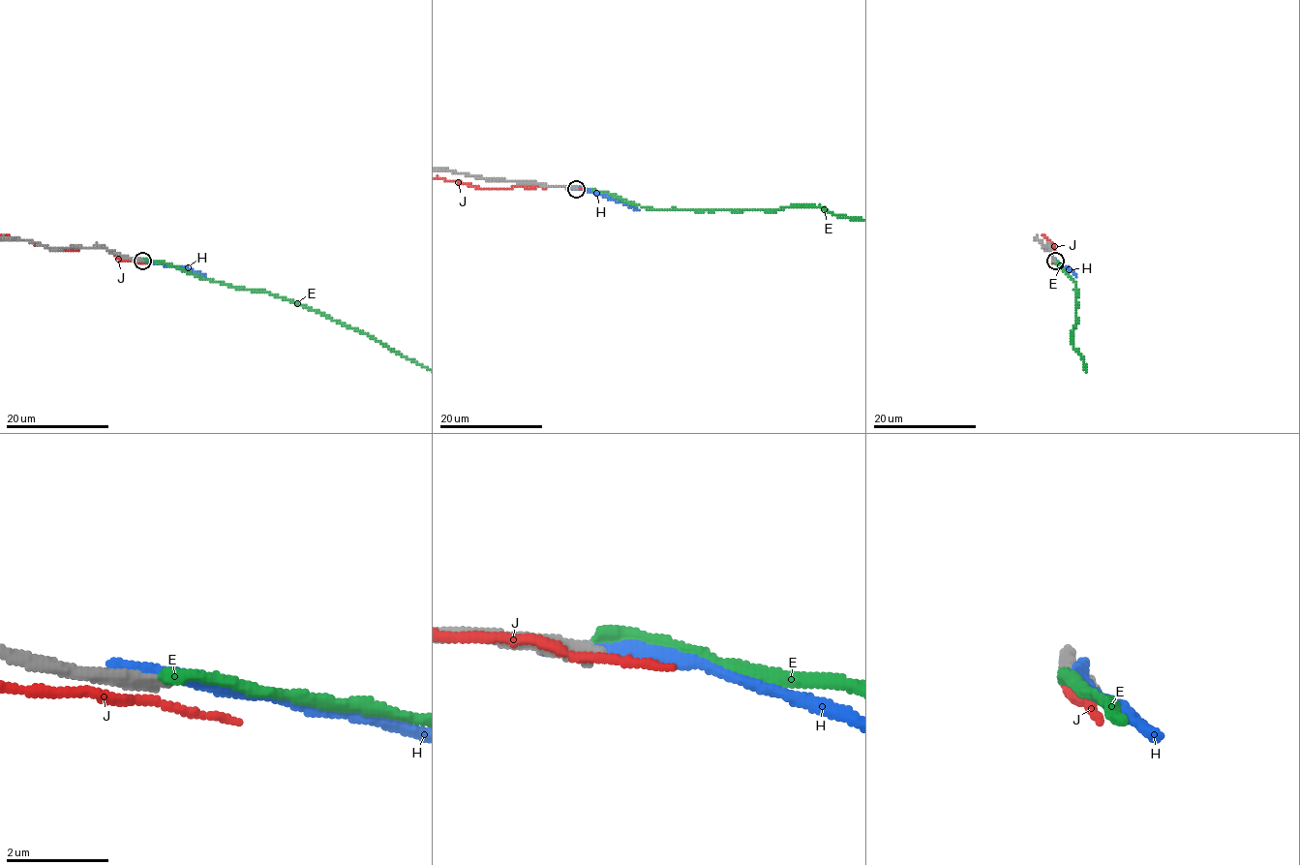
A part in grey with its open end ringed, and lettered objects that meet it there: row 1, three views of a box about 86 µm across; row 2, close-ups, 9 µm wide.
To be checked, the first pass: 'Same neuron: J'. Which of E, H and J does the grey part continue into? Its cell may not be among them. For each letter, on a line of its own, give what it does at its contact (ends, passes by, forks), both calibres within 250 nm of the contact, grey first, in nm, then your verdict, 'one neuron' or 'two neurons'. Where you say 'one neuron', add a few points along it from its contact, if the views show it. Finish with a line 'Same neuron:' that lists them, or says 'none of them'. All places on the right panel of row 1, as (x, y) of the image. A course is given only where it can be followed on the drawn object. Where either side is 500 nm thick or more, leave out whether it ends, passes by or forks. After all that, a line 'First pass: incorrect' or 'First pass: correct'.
E: it ends | 320/240 nm | two neurons
H: it ends | 400/280 nm | two neurons
J: it passes by | 380/160 nm | two neurons
Same neuron: none of them
First pass: incorrect

